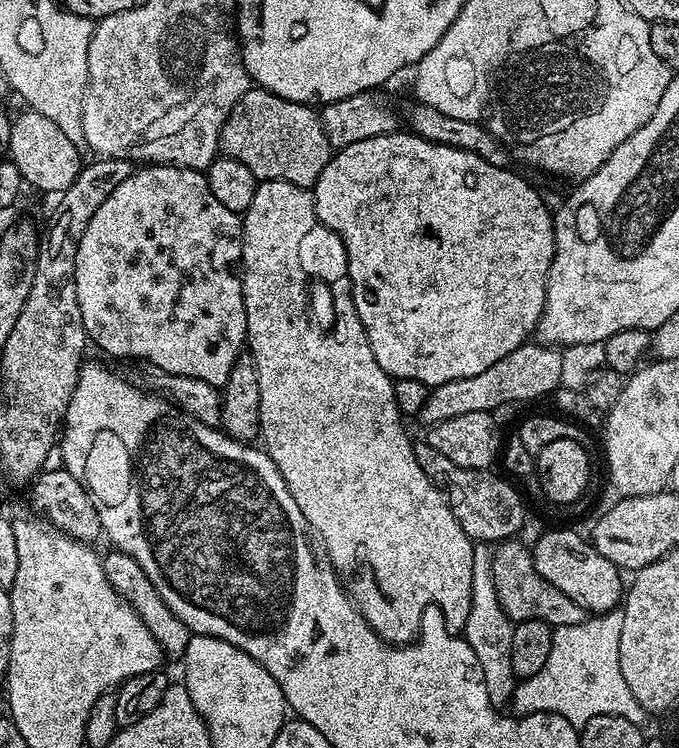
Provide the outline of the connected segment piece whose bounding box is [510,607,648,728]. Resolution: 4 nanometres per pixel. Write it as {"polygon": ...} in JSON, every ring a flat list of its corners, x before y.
{"polygon":[[619,607,614,611,587,617,582,623,575,623,574,626,553,629,550,655,546,658,545,665,538,673,525,677,515,687,510,701,511,709,517,715,556,713,577,728,583,727,591,718,602,714,624,717,630,722,643,725,648,713,631,693,630,688,626,686,625,678,622,677,620,644,624,618,623,607]]}

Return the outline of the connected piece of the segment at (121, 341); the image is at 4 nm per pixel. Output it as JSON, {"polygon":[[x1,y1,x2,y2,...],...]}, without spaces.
{"polygon":[[152,164,140,166,133,171,126,182,122,182,98,206,98,214,90,218,90,226,86,226,86,234,82,234,82,242,78,242,74,282,78,294,78,310,82,310,82,322,88,331,88,339,97,344,104,352,112,356,129,356,132,360,146,360,149,365,160,367,163,373,174,376,189,376,202,379,216,389,223,389,230,378,234,362,245,351,248,339,246,326,246,306,244,305,244,282,238,271,240,245,242,243,242,220,237,213,226,210,214,194,210,194,208,177,203,171,194,168,181,168,174,164]]}

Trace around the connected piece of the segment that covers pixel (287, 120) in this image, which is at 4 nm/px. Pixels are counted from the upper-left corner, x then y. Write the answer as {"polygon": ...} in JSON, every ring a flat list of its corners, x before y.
{"polygon":[[259,86,249,87,248,92,242,94,242,98,234,106,234,110,230,110,220,131,219,151,232,160,242,162,242,166,247,166,257,181,285,180,306,189,315,186,322,170,326,170,334,155,334,149,326,138,326,130,315,107,287,100]]}

